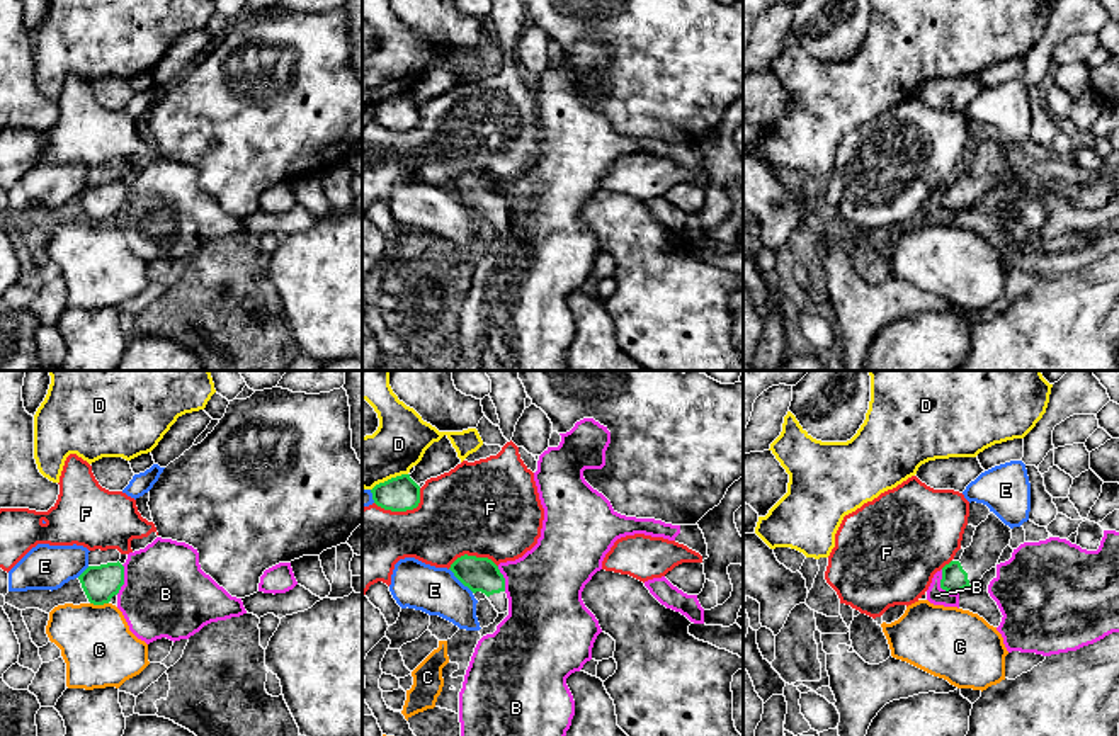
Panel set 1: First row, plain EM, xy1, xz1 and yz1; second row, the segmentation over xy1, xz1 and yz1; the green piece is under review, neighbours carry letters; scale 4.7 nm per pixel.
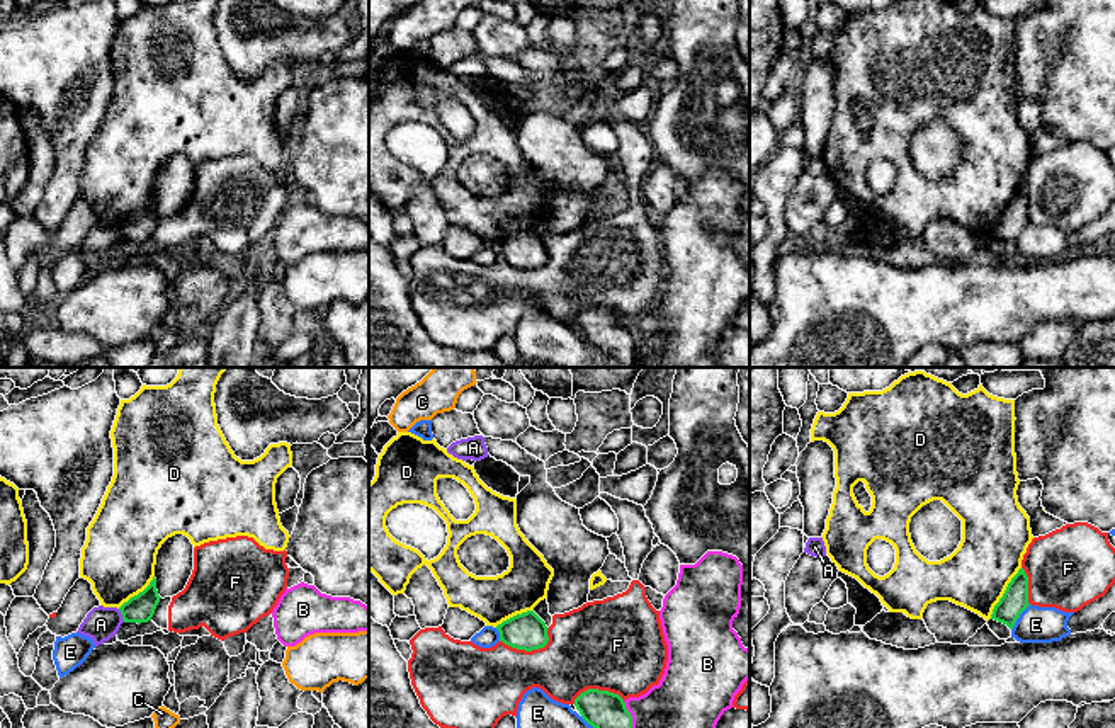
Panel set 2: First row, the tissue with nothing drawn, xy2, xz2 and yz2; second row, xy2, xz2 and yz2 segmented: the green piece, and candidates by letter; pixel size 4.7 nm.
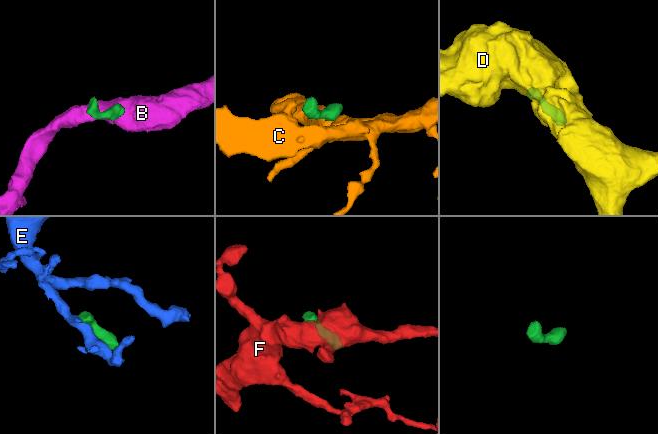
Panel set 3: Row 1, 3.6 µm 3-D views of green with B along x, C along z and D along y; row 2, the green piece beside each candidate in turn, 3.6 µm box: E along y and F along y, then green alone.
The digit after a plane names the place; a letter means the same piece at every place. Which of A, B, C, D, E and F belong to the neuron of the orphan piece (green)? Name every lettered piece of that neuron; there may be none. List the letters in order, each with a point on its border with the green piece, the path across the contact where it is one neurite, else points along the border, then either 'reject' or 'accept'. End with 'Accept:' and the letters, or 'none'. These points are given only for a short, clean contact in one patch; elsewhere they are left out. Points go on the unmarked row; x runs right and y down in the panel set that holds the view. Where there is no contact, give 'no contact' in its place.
A: meets green in xy2 at (123, 235); border along xy2 (118, 228), (124, 240); reject
B: meets green in yz1 at (941, 206); border along yz1 (941, 189), (941, 206), (958, 213); reject
C: meets green in xy1 at (99, 223); border along xy1 (90, 221), (107, 223); reject
D: meets green in yz2 at (1005, 211); border along yz2 (1020, 186), (990, 237); reject
E: meets green in xz1 at (461, 201); reject
F: meets green in xz2 at (526, 269); reject
Accept: none

